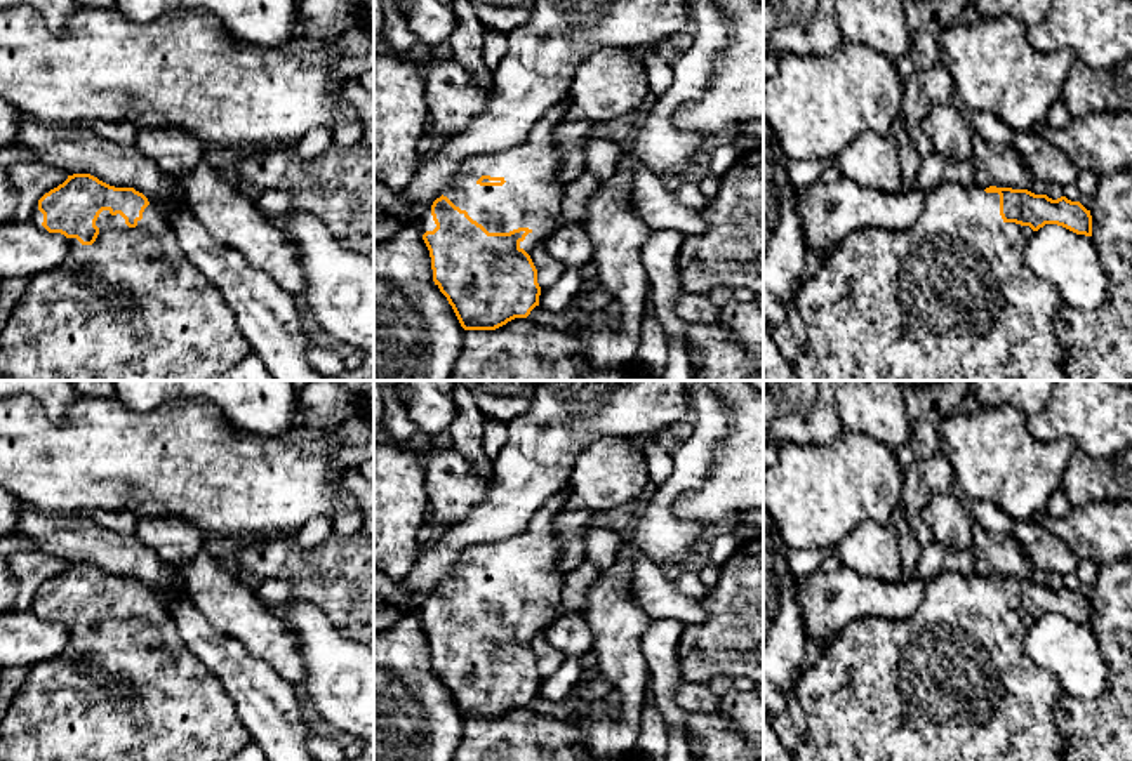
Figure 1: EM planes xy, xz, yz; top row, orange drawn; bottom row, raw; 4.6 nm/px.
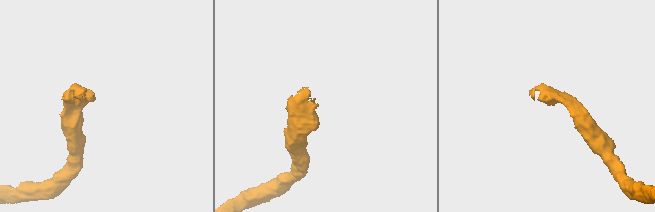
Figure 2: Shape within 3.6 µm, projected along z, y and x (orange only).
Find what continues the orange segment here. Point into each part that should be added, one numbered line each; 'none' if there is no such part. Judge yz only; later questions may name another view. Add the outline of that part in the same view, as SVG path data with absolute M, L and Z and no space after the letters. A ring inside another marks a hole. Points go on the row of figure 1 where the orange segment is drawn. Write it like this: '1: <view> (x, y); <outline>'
1: yz (950, 299); M944 182L927 191L918 222L904 231L862 228L845 236L824 259L814 276L803 281L795 306L805 323L805 346L789 363L798 380L1066 380L1066 354L1054 335L1054 318L1064 306L1055 288L1038 278L1022 261L1033 235L1029 226L1005 222L1000 215L1000 195L986 193L984 186Z

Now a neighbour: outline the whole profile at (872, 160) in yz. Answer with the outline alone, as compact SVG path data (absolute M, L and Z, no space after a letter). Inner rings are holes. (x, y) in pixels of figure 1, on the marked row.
M868 130L856 137L840 155L838 165L843 177L882 193L899 193L901 169L899 148L894 134L876 136Z

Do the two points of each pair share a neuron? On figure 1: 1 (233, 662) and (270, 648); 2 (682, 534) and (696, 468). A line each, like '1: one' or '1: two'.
1: two
2: one

